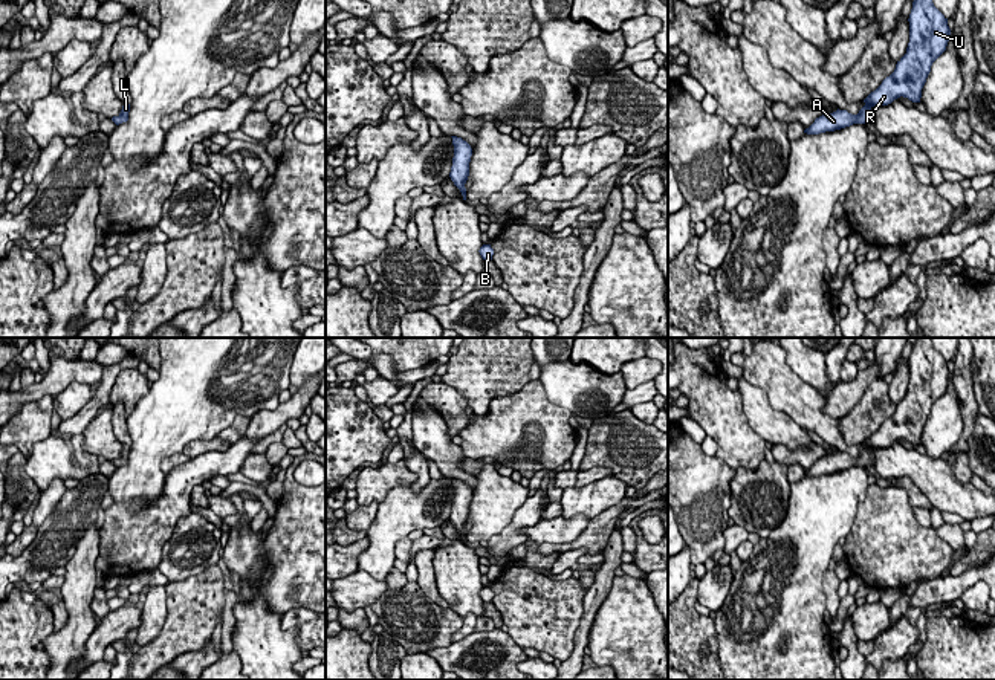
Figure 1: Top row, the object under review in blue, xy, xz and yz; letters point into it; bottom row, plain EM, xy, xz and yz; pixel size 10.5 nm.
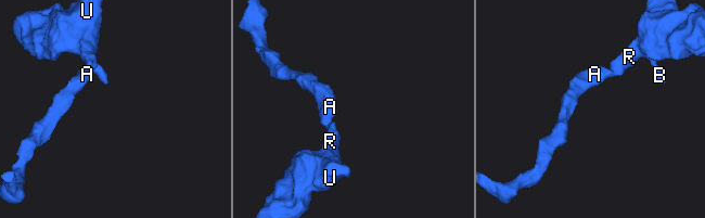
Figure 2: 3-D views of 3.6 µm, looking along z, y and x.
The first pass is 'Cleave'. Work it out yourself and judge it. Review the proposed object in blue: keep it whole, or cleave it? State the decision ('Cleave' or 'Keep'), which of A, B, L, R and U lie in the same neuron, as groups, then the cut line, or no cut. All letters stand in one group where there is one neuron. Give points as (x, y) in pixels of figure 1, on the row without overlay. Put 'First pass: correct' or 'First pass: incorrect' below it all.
Keep. Groups: A B L R U. No split
First pass: incorrect

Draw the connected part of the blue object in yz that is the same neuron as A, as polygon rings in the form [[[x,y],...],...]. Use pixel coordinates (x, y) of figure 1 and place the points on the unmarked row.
[[[919,338],[909,356],[909,385],[906,396],[897,403],[894,414],[865,442],[857,457],[847,452],[825,455],[804,472],[807,477],[835,474],[853,466],[873,466],[874,448],[888,448],[903,439],[920,445],[922,431],[932,405],[946,393],[951,380],[948,361],[934,348],[931,338]]]

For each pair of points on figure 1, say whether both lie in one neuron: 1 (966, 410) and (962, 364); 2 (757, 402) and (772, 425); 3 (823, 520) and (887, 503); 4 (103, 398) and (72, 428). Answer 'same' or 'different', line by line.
1: same
2: same
3: different
4: same

